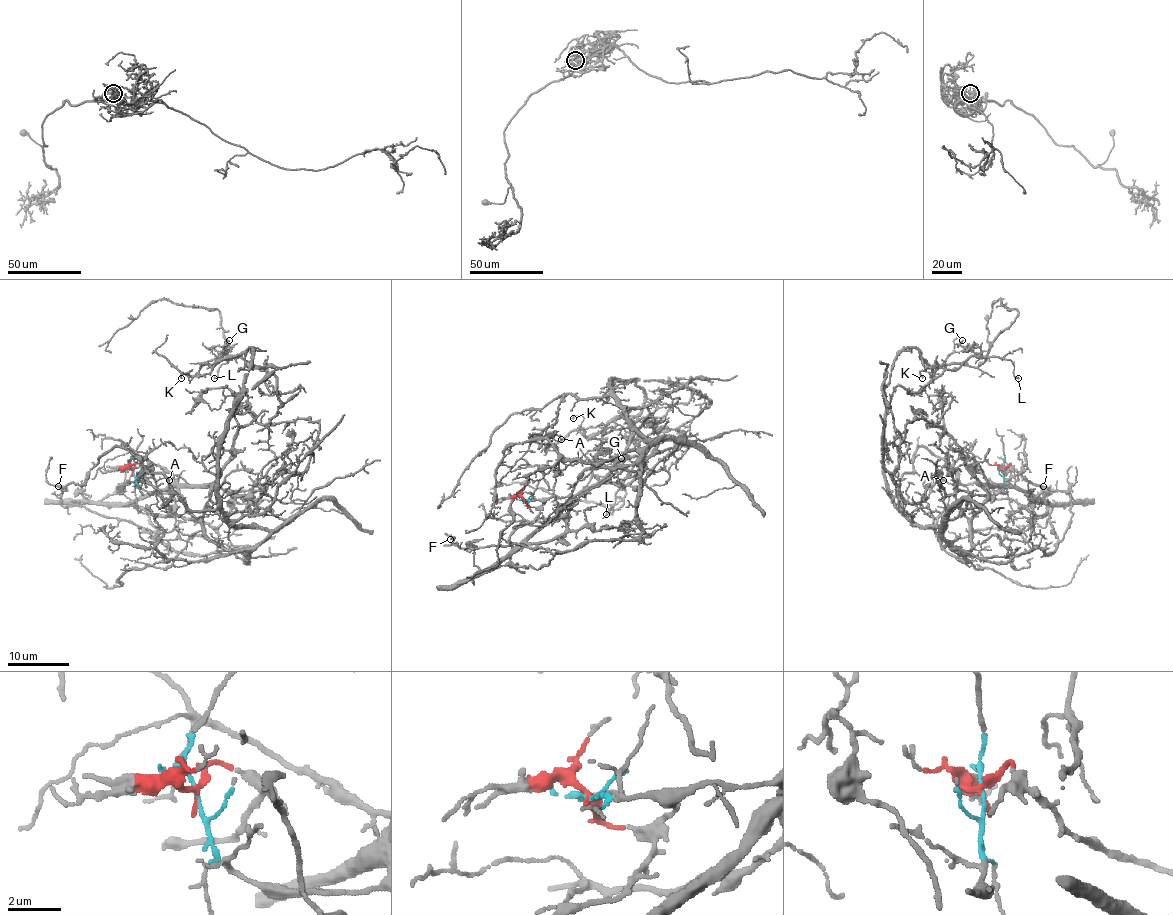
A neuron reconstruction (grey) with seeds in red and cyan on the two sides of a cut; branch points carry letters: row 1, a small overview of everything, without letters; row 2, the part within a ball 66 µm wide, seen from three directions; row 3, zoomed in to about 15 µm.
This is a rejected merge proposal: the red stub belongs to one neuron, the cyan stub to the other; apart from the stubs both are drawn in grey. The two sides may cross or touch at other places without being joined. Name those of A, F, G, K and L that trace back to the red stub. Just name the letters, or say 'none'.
none

